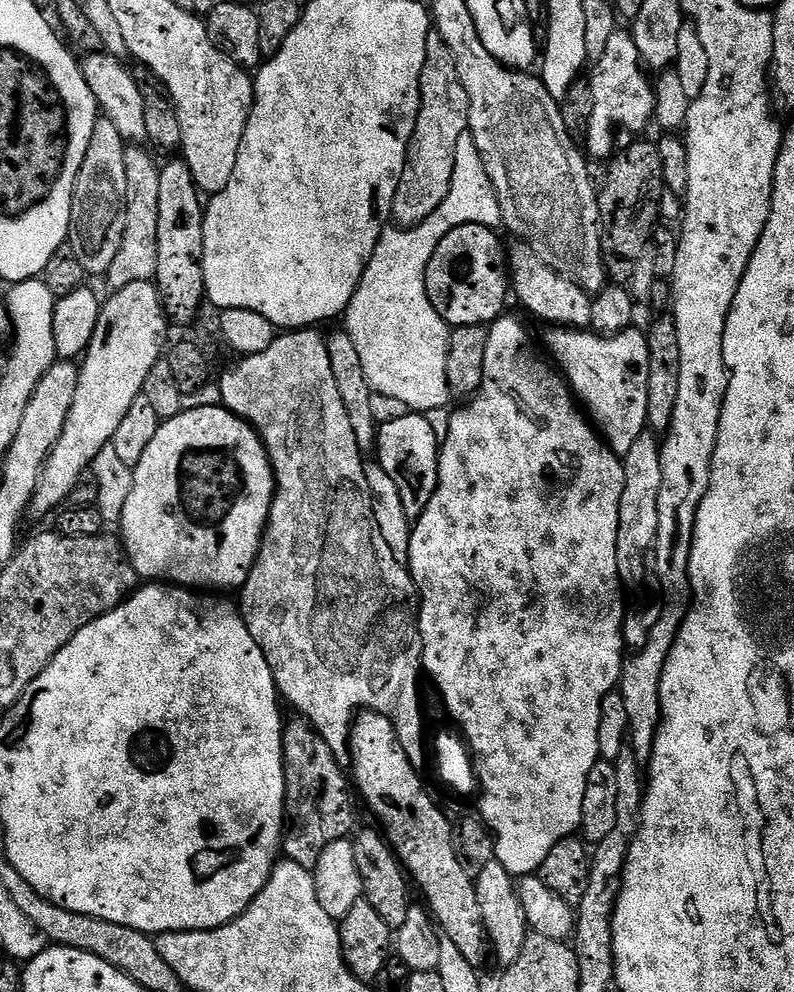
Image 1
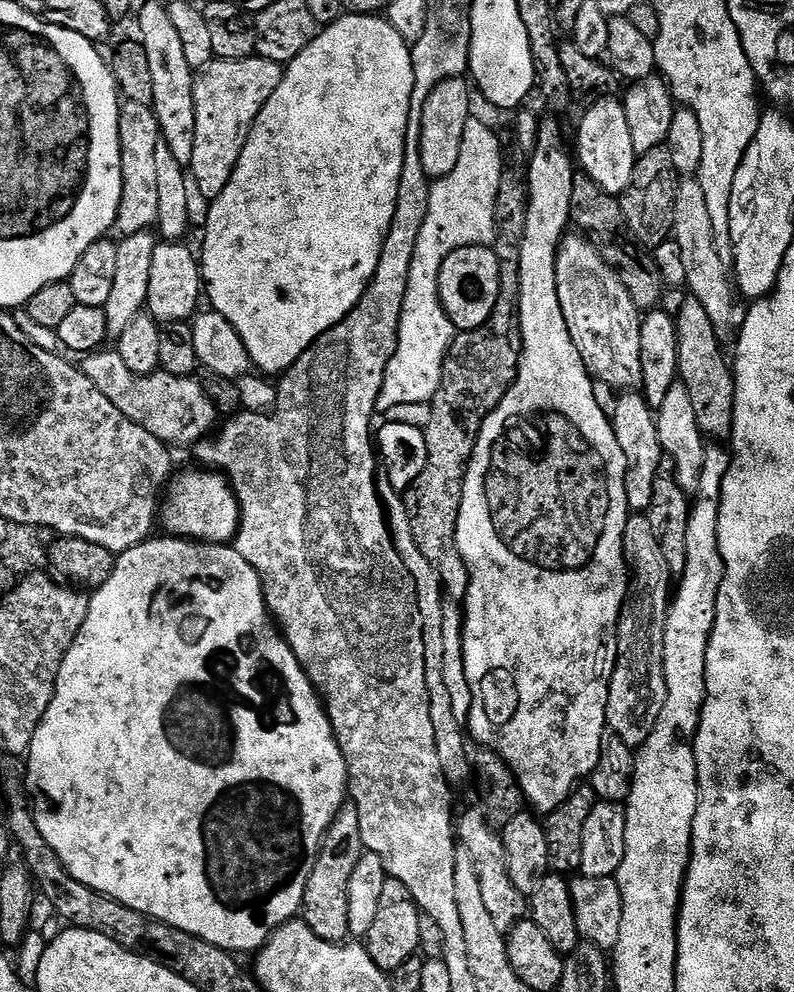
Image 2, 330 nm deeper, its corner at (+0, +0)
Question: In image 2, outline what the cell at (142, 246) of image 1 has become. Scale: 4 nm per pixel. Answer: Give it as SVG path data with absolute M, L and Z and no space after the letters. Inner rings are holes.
M124 100L120 105L120 153L122 154L122 202L115 231L121 237L149 231L158 218L158 189L154 146L161 141L160 127L151 107Z

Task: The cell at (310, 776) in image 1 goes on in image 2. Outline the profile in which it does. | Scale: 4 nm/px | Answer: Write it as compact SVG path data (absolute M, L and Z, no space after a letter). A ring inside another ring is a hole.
M346 802L340 808L336 821L324 835L318 858L314 862L314 870L310 874L310 882L306 882L302 919L318 938L326 938L326 942L343 944L350 936L350 877L354 875L354 866L358 866L358 858L365 854L362 842L362 826L358 822L358 810L355 804Z

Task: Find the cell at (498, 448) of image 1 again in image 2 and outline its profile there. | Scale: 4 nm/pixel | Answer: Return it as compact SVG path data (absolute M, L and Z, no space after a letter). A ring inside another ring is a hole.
M556 118L551 119L541 119L536 146L530 153L532 161L528 164L528 180L526 176L528 213L520 259L520 333L524 347L520 351L520 369L516 371L516 380L508 387L502 402L484 419L484 425L476 435L476 445L464 474L464 489L454 545L455 551L460 551L460 556L468 567L468 597L462 600L464 614L462 650L466 662L466 682L470 682L472 709L468 715L466 728L477 745L496 752L511 766L525 801L537 813L541 812L540 814L552 812L559 804L566 802L573 788L588 778L599 763L602 738L608 728L606 718L608 687L612 681L618 654L616 627L620 621L624 598L628 594L629 582L624 558L624 531L630 515L626 502L626 458L622 458L622 446L618 446L618 438L612 429L611 419L597 405L597 399L594 398L593 377L588 375L588 367L582 362L574 346L574 338L570 338L570 330L562 314L562 302L558 302L556 251L570 228L572 218L570 190L573 189L574 178L578 172L576 168L572 169L574 156L571 151L568 153L568 148L564 145L564 132L560 129L561 121Z

